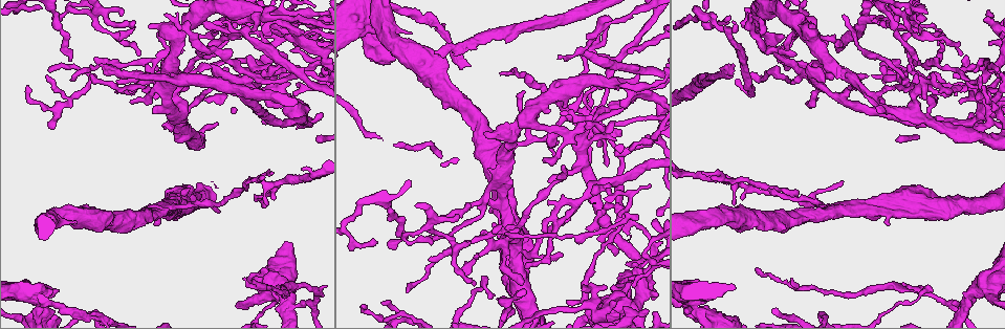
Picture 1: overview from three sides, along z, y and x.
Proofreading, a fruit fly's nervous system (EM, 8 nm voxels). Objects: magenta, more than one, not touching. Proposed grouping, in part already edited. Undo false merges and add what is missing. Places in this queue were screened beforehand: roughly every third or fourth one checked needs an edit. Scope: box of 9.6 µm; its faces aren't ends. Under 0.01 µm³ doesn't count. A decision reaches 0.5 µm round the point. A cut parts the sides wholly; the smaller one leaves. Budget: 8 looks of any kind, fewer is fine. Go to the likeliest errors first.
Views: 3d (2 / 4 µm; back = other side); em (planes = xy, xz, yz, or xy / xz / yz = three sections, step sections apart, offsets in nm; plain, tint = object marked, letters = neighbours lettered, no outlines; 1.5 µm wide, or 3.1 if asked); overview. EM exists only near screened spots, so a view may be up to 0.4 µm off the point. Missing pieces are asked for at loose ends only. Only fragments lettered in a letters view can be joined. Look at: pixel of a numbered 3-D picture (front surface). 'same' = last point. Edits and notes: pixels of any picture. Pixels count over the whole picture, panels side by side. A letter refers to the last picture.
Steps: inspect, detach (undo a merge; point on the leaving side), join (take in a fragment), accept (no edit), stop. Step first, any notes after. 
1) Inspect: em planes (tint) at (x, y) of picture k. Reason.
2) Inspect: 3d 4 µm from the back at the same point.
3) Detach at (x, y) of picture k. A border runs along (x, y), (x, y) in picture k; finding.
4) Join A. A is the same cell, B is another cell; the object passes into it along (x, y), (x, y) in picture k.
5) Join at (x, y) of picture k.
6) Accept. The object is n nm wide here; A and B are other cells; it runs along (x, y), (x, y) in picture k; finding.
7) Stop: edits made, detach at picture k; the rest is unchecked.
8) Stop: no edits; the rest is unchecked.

Inspect: em planes (letters) at (434, 53) of picture 1. Free end.

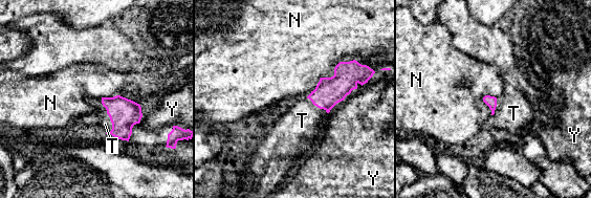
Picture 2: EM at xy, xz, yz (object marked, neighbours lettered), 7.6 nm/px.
Join T. T is the same cell, N and Y are other cells; the object passes into it along (124, 113), (109, 116), (105, 124) in picture 2; the cell continues.

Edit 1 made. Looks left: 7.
Inspect: 3d 4 µm at (700, 310) of picture 1.

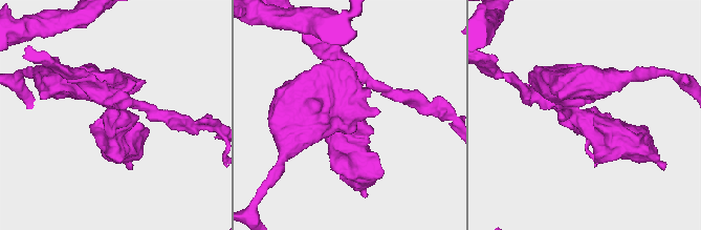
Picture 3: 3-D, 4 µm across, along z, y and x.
Inspect: em planes (tint) at (106, 111) of picture 3. The arms are 480, 550 nm wide; shape alone is not enough.

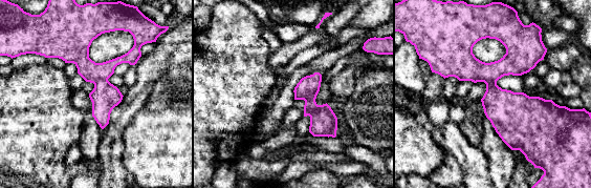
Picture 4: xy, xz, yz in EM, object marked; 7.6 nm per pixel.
Inspect: em planes (letters) at the same point. See the neighbours.

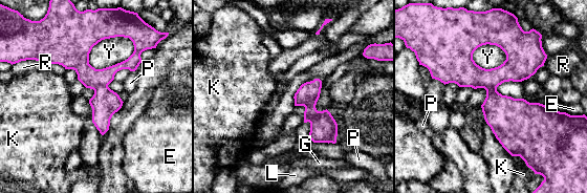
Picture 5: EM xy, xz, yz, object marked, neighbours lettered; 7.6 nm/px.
Detach at (105, 103) of picture 5. E, G, K, L, P, R and Y are other cells; a border runs along (107, 85), (98, 85), (93, 89) in picture 5; two cells meet here.

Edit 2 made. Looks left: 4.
Inspect: overview.

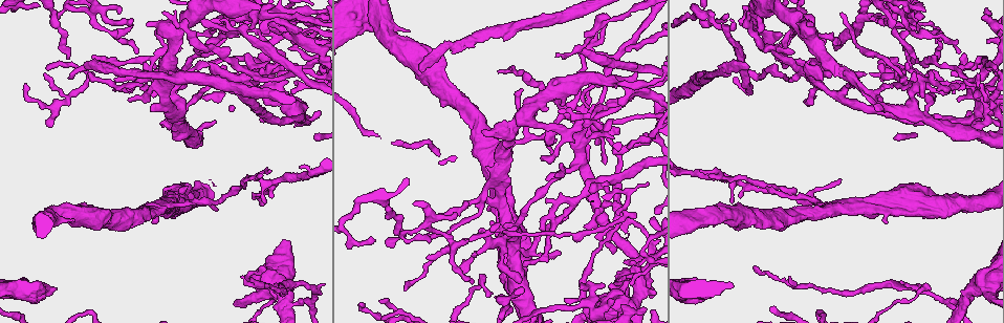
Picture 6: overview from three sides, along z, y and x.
Inspect: em 3.1 µm planes (tint) at (137, 52) of picture 6. Thin end.

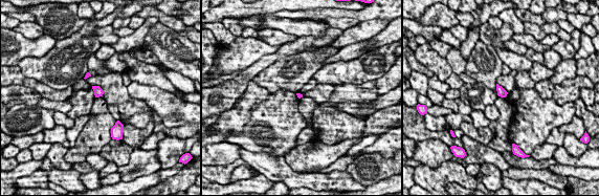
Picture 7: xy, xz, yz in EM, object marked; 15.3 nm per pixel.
Inspect: em 3.1 µm planes (letters) at the same point.

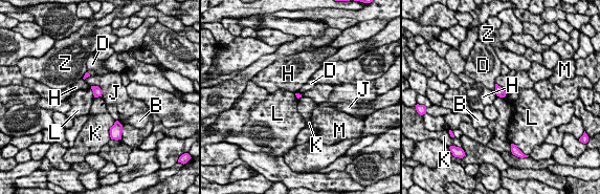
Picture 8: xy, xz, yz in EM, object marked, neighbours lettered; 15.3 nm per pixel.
Accept. The longest contact is with J, 240 nm; B, D, H, J, K, L, M and Z are other cells; no lettered fragment goes on from it.

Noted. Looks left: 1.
Stop: edits made, join at picture 2, detach at picture 5; the rest is unchecked.

